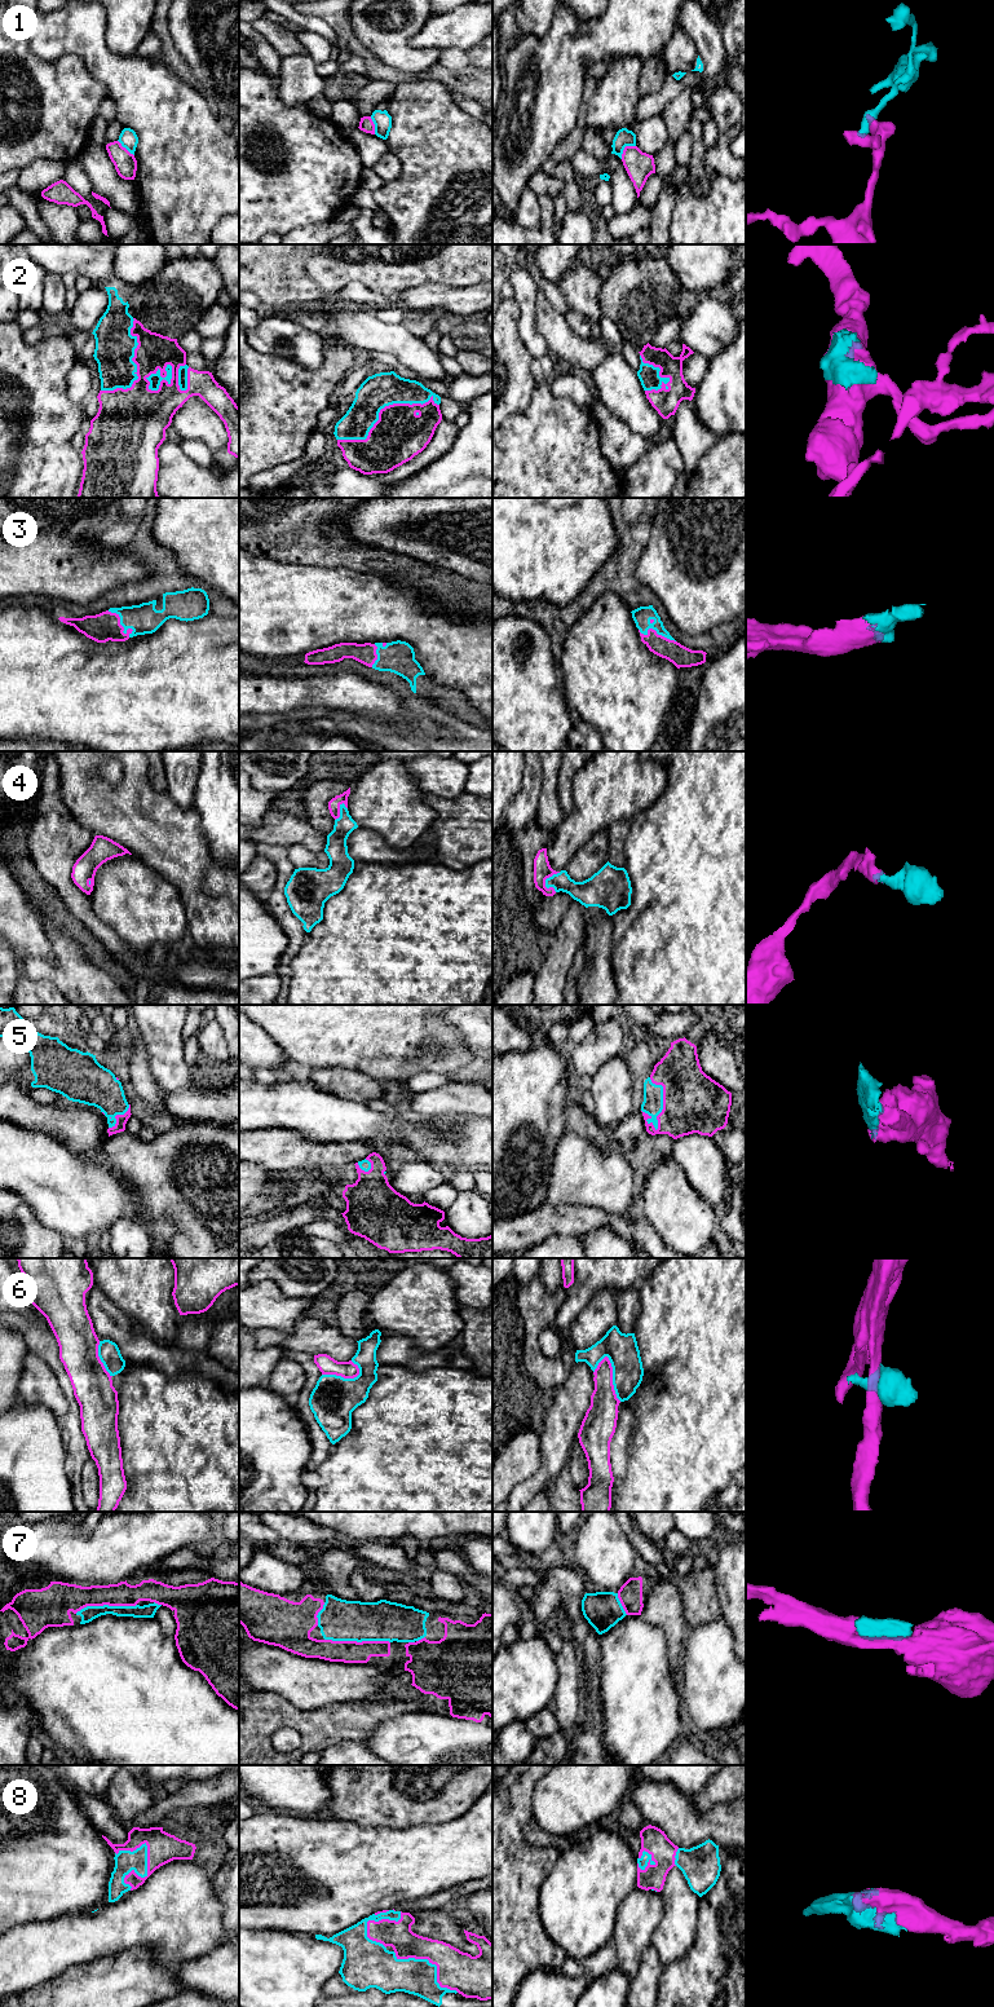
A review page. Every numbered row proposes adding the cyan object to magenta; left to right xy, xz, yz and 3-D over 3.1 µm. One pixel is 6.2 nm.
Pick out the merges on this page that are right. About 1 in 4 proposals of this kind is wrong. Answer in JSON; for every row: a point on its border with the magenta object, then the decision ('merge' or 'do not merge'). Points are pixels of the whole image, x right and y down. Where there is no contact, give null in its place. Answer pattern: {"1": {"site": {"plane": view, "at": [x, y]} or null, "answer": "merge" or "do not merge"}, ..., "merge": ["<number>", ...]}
{"1": {"site": {"plane": "yz", "at": [624, 148]}, "answer": "do not merge"}, "2": {"site": {"plane": "xz", "at": [381, 409]}, "answer": "merge"}, "3": {"site": {"plane": "xy", "at": [119, 621]}, "answer": "merge"}, "4": {"site": {"plane": "yz", "at": [548, 877]}, "answer": "merge"}, "5": {"site": {"plane": "yz", "at": [663, 1102]}, "answer": "merge"}, "6": {"site": {"plane": "yz", "at": [612, 1379]}, "answer": "do not merge"}, "7": {"site": {"plane": "xz", "at": [356, 1641]}, "answer": "merge"}, "8": {"site": {"plane": "xy", "at": [145, 1877]}, "answer": "merge"}, "merge": ["2", "3", "4", "5", "7", "8"]}

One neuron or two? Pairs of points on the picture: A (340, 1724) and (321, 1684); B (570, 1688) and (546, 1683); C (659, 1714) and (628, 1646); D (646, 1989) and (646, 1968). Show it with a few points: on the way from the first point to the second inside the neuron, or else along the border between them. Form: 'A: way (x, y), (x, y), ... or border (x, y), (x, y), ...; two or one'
A: border (361, 1701), (328, 1703), (313, 1710), (301, 1711); two
B: border (556, 1654), (557, 1688), (553, 1697); two
C: way (643, 1697), (637, 1692), (635, 1663); one
D: way (646, 1984), (646, 1974); one

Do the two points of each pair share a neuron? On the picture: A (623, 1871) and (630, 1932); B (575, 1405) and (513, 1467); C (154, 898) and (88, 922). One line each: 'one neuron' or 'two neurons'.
A: two neurons
B: two neurons
C: two neurons

